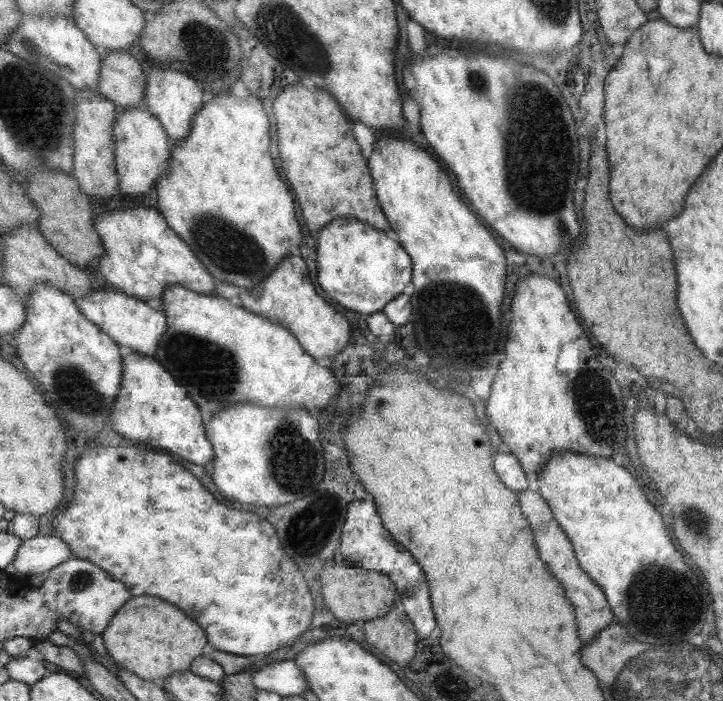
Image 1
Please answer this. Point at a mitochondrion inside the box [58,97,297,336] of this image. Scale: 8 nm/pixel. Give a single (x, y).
(226, 248)

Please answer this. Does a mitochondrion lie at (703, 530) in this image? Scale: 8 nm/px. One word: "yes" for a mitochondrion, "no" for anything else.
yes

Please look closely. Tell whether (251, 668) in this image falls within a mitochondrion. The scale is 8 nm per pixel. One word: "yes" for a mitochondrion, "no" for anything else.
no

